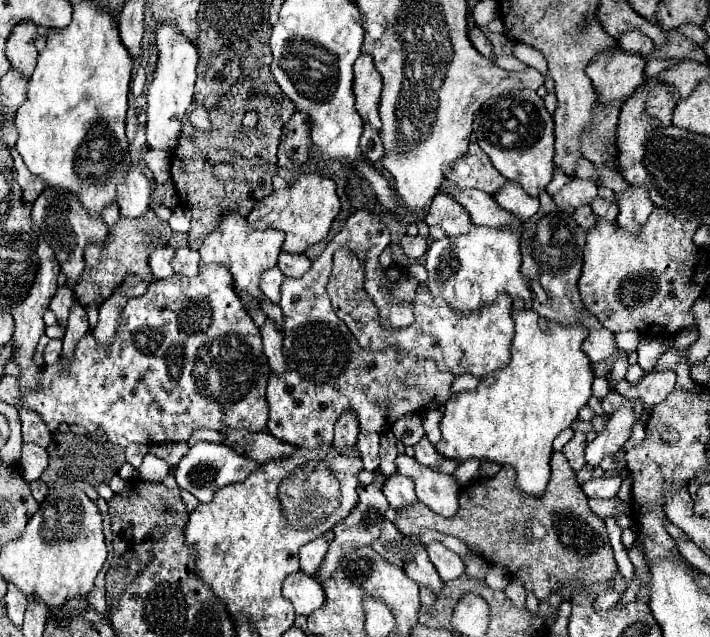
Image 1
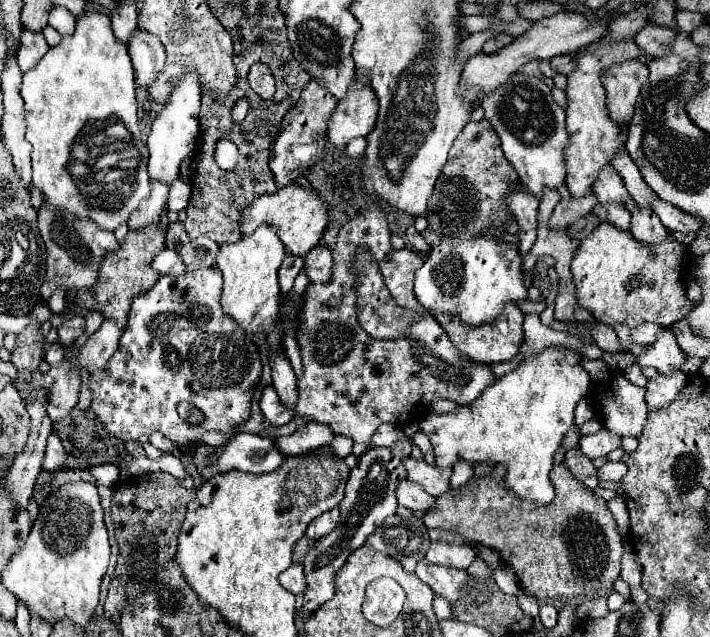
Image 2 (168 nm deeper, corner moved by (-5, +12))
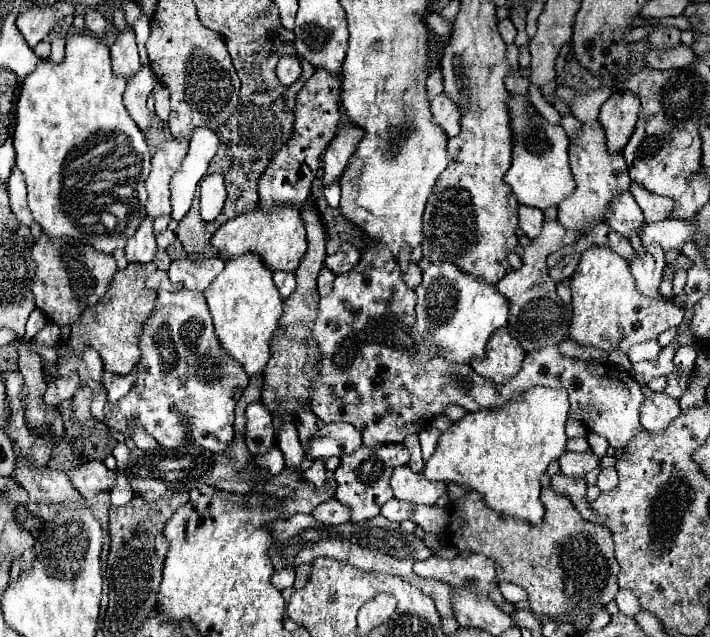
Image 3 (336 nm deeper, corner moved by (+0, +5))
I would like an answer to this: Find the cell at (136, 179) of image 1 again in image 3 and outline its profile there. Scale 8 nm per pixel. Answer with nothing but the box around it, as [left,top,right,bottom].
[124,219,156,263]

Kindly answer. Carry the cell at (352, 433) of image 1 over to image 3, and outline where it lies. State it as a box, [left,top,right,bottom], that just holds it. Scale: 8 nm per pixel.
[304,459,326,487]

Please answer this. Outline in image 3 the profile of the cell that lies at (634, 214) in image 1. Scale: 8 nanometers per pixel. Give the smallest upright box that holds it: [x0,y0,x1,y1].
[630,247,664,297]

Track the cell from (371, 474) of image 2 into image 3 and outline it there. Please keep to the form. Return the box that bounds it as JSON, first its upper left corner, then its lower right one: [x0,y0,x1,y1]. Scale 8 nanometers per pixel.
[334,445,410,523]

